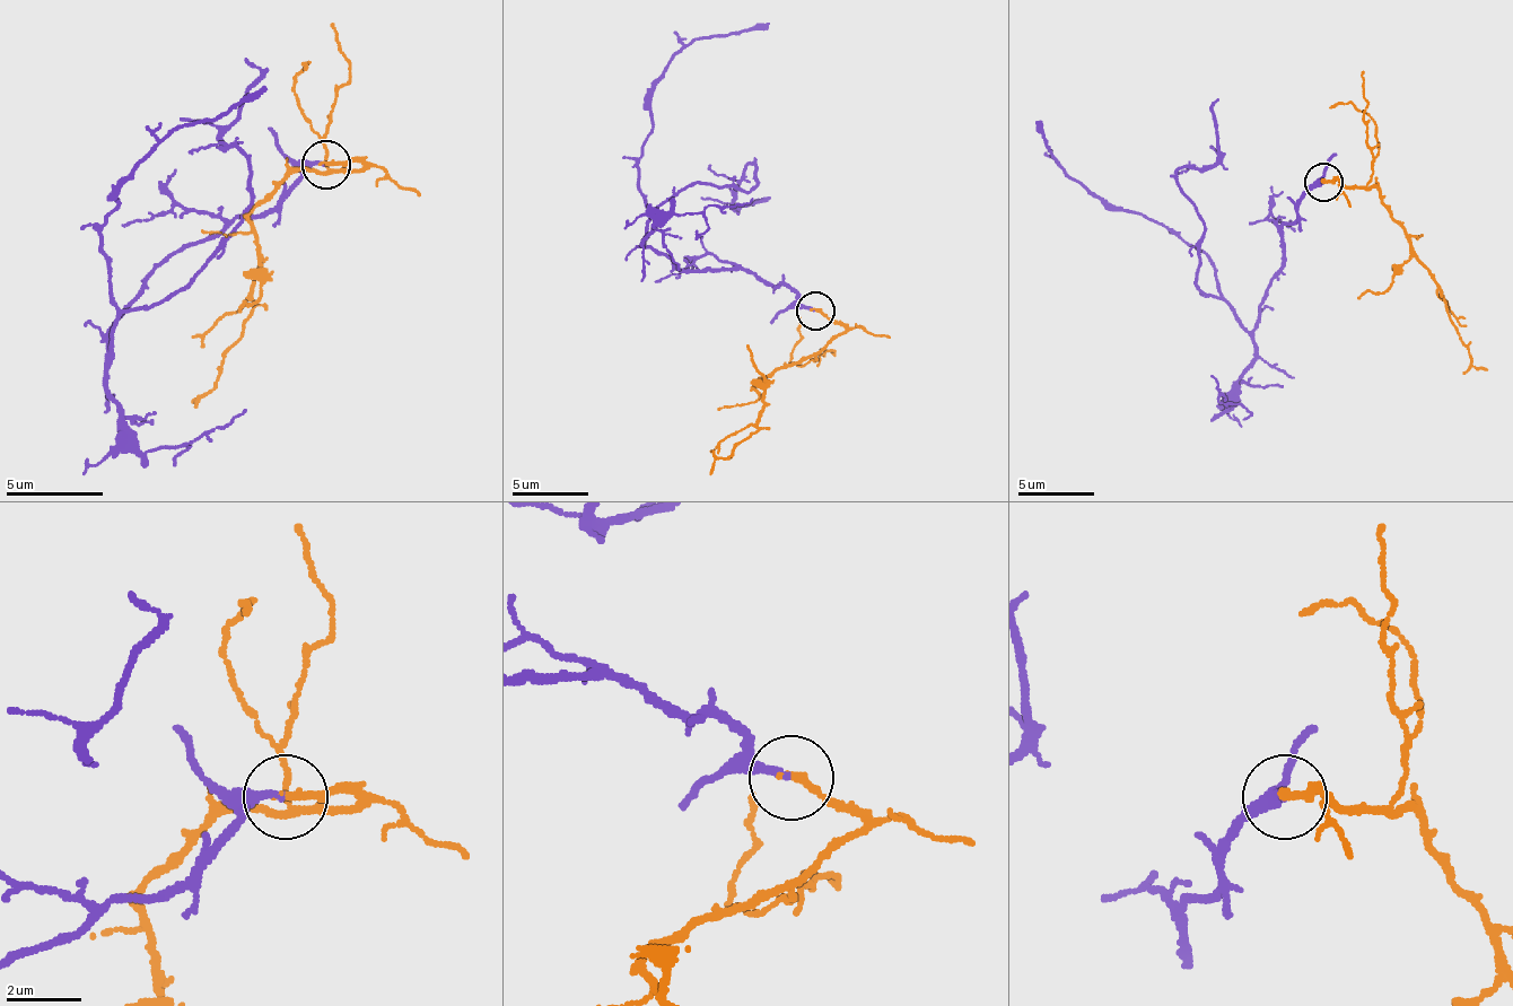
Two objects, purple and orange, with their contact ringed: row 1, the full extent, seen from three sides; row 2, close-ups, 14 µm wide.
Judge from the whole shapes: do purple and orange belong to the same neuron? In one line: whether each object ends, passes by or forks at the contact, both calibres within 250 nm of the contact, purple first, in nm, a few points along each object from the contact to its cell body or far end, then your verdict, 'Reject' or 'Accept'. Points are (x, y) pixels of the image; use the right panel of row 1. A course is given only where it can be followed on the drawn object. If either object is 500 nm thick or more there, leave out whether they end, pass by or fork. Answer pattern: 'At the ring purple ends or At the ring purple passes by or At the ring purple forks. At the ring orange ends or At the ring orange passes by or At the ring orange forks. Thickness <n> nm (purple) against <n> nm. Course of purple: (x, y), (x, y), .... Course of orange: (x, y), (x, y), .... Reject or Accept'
At the ring purple ends. At the ring orange ends. Thickness 200 nm (purple) against 200 nm. Course of purple: (1322, 183), (1284, 229), (1284, 263), (1249, 332), (1204, 252), (1093, 199), (1055, 160), (1035, 122). Course of orange: (1322, 183), (1375, 186), (1410, 252), (1441, 294), (1475, 367), (1487, 370). Accept

